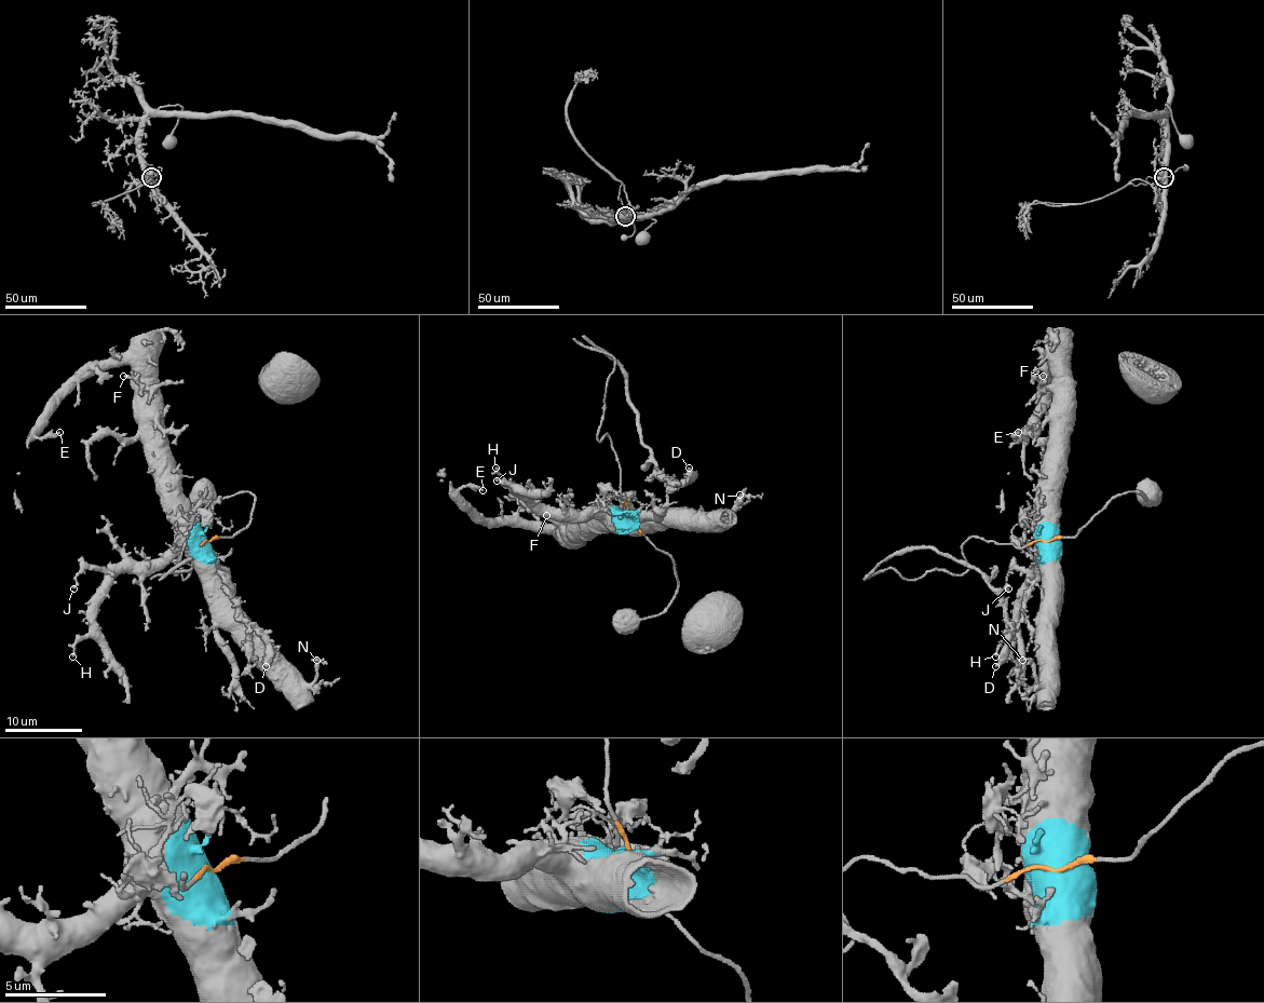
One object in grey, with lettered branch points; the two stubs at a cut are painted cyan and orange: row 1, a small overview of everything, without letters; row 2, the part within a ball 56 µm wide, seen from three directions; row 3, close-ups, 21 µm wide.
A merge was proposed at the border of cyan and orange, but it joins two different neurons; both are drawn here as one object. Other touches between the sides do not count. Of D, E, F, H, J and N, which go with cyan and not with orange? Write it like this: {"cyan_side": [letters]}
{"cyan_side": ["E", "F", "H", "J", "N"]}

